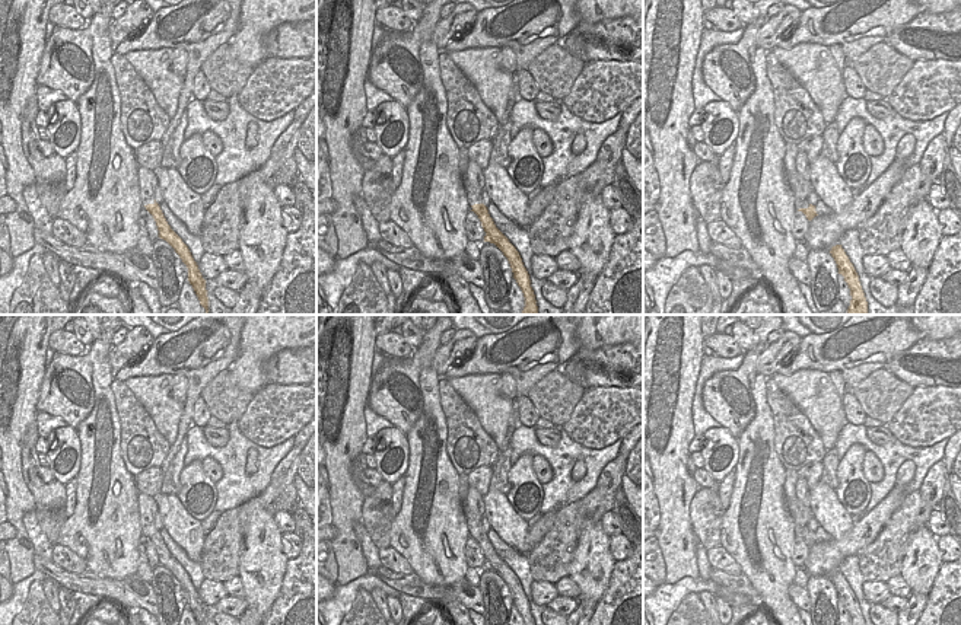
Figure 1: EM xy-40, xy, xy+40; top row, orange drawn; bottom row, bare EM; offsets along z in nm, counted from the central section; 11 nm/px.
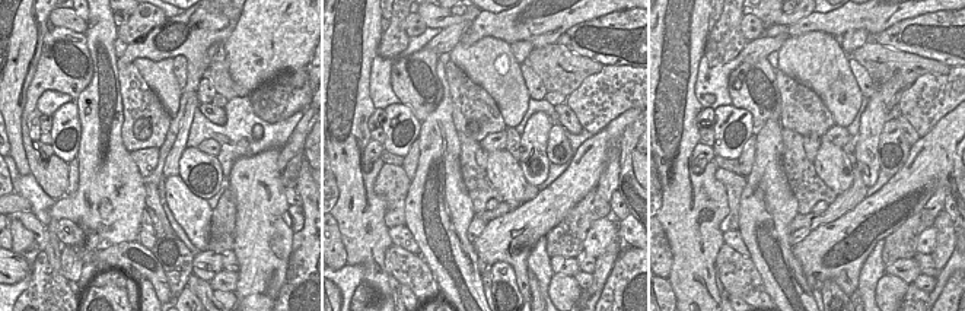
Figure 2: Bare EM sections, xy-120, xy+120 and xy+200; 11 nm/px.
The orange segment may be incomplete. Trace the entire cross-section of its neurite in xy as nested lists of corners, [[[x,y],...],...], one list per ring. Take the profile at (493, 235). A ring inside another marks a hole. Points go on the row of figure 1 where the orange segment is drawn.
[[[468,162],[465,173],[465,192],[468,200],[468,207],[471,207],[486,232],[484,242],[494,243],[503,255],[507,258],[513,278],[521,287],[525,297],[525,307],[522,315],[538,315],[538,306],[535,300],[534,290],[531,287],[531,280],[526,268],[524,267],[522,258],[516,248],[509,242],[509,239],[496,227],[493,219],[489,214],[487,207],[483,204],[481,191],[484,189],[484,175],[483,169],[474,162]]]

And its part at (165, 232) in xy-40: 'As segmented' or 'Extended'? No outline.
Extended.

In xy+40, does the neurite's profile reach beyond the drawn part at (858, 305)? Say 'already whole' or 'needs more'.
already whole

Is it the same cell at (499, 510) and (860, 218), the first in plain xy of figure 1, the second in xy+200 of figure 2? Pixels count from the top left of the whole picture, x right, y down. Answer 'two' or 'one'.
two

